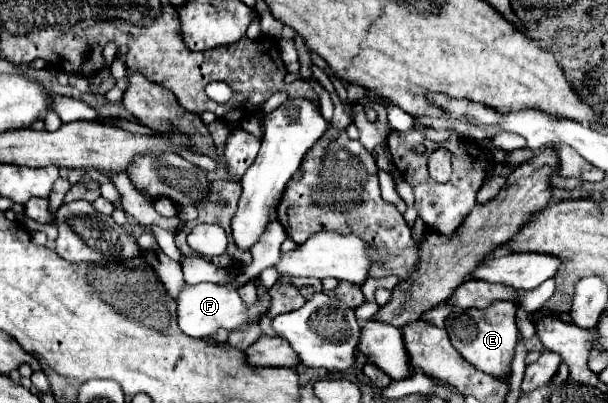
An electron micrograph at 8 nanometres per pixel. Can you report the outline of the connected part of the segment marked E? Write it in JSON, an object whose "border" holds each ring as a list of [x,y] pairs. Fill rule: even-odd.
{"border":[[[492,301],[484,309],[466,309],[452,313],[446,319],[446,331],[456,347],[456,351],[472,363],[476,369],[496,375],[498,379],[508,379],[510,363],[514,359],[514,349],[518,341],[518,329],[516,329],[516,311],[518,305],[510,301]]]}

